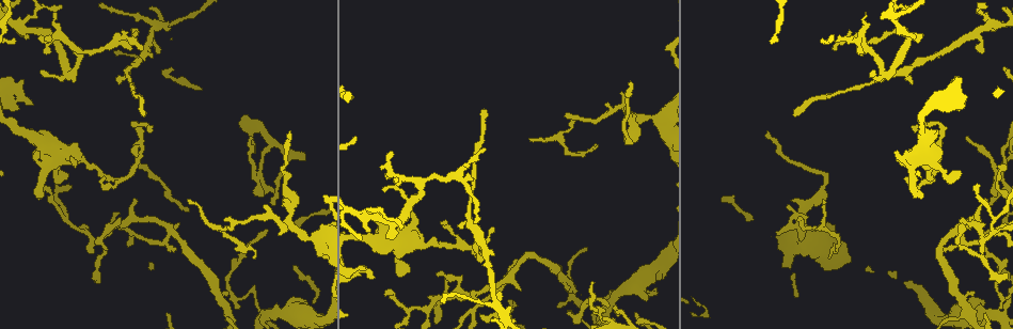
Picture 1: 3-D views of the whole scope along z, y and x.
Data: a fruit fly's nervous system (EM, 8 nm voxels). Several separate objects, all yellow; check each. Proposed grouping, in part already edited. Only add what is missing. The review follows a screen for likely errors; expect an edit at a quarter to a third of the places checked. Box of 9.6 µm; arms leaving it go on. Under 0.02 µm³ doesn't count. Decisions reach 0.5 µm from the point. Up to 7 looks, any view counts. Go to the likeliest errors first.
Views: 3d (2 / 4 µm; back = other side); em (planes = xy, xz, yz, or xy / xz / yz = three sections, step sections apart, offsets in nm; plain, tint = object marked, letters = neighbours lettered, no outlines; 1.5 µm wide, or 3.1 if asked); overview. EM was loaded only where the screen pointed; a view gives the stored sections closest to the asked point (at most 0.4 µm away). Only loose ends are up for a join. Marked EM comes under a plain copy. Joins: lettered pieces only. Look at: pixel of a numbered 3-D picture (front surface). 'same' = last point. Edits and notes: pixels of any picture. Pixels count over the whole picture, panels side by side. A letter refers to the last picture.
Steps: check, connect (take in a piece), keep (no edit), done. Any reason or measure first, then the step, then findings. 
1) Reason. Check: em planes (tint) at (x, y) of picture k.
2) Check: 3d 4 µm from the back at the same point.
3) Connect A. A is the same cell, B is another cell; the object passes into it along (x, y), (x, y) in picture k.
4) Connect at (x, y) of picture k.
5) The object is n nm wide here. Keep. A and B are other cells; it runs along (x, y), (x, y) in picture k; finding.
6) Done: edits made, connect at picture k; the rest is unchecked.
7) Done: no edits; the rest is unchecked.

An open end. Check: em xy step 8 (letters) at (919, 198) of picture 1.

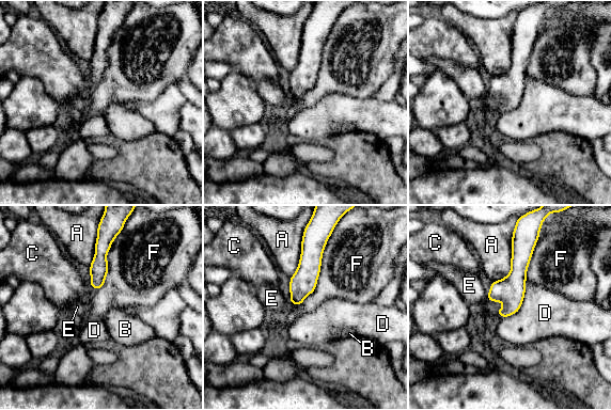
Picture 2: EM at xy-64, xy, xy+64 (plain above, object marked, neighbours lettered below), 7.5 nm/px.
Check: em planes (letters) at the same point.

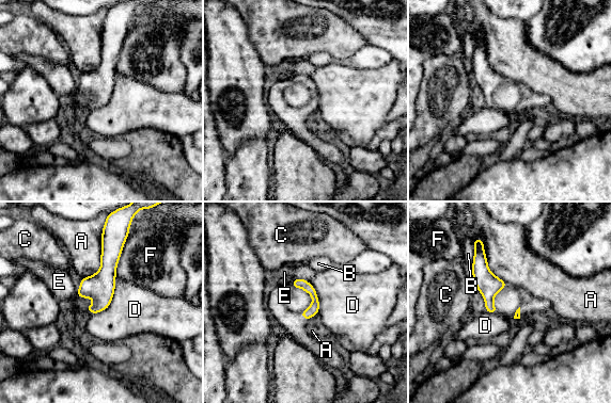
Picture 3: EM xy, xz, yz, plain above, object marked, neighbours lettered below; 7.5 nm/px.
Keep. A, B, C, D, E and F are other cells; it runs along (298, 280), (314, 295), (307, 316) in picture 3; no lettered piece goes on from it.

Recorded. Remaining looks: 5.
Thin end. Check: 3d 4 µm at (486, 111) of picture 1.

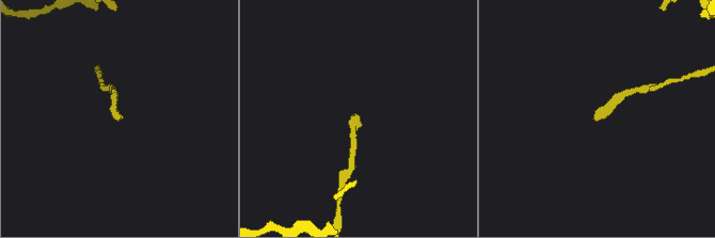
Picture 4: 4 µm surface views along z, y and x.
Now the EM. Check: em planes (letters) at (597, 119) of picture 4.

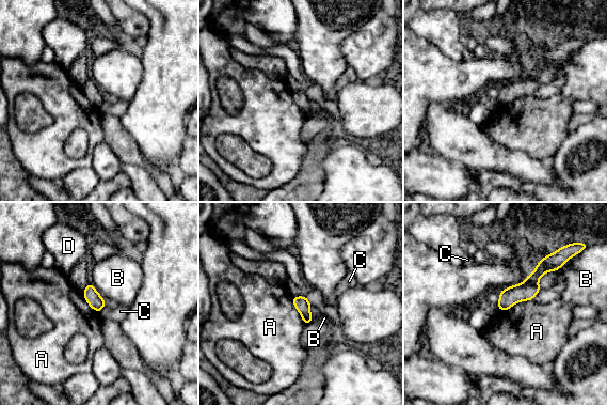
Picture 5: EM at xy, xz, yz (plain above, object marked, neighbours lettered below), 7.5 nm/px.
Keep. A, B, C and D are other cells; it runs along (555, 264), (547, 264), (501, 307) in picture 5; none of them fits.

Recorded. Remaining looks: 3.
Branch stops here. Check: em planes (letters) at (629, 83) of picture 1.

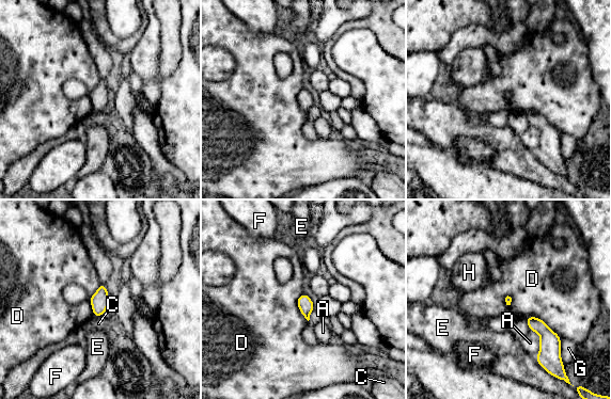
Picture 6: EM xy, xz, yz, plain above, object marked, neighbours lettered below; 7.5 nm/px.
Keep. A, C, D, E, F, G and H are other cells; a border runs along (525, 317), (541, 318), (561, 337) in picture 6; none of them fits.

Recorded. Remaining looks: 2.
Done: no edits; the rest is unchecked.

